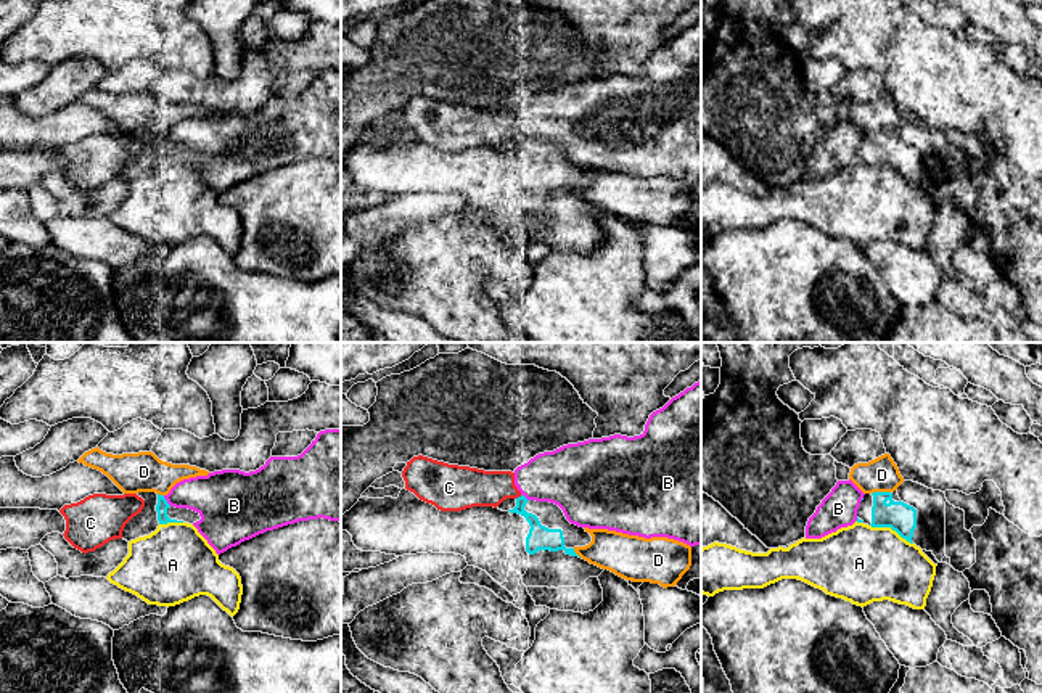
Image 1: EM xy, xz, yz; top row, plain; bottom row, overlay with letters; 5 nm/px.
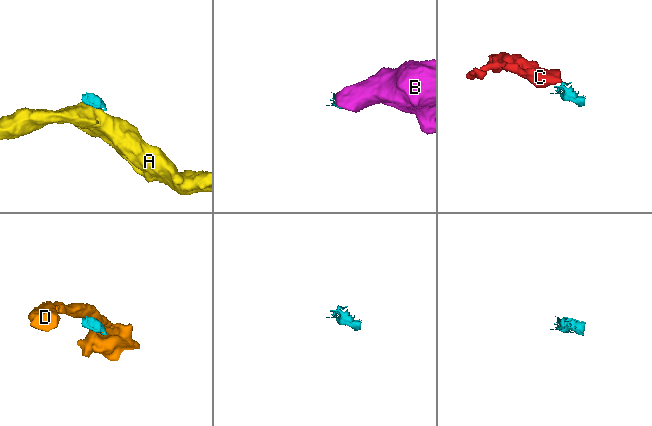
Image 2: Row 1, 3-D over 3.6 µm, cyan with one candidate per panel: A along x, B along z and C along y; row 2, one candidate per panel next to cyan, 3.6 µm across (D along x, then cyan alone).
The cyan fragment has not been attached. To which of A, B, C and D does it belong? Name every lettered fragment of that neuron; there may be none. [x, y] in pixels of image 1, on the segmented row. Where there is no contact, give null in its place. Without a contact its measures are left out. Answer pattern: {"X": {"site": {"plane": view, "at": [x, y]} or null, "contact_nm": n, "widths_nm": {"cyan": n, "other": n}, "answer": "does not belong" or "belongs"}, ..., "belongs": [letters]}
{"A": {"site": {"plane": "yz", "at": [891, 528]}, "contact_nm": 240, "widths_nm": {"cyan": 150, "other": 380}, "answer": "does not belong"}, "B": {"site": {"plane": "xy", "at": [166, 500]}, "contact_nm": 70, "widths_nm": {"cyan": 60, "other": 240}, "answer": "does not belong"}, "C": {"site": {"plane": "xz", "at": [518, 497]}, "contact_nm": 40, "widths_nm": {"cyan": 120, "other": 190}, "answer": "does not belong"}, "D": {"site": {"plane": "yz", "at": [880, 492]}, "contact_nm": 100, "widths_nm": {"cyan": 150, "other": 180}, "answer": "does not belong"}, "belongs": []}

